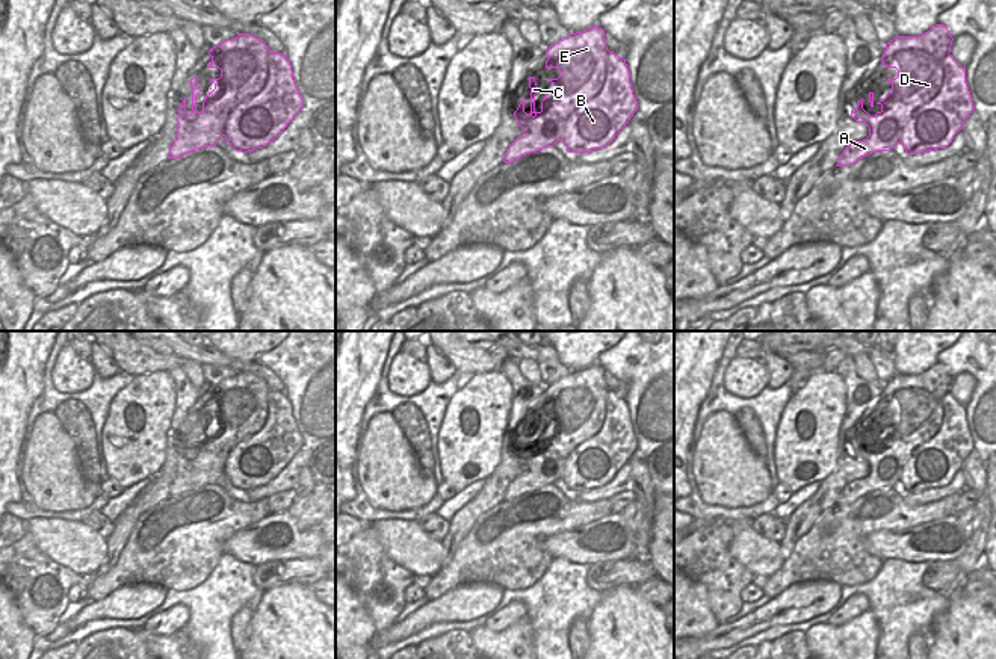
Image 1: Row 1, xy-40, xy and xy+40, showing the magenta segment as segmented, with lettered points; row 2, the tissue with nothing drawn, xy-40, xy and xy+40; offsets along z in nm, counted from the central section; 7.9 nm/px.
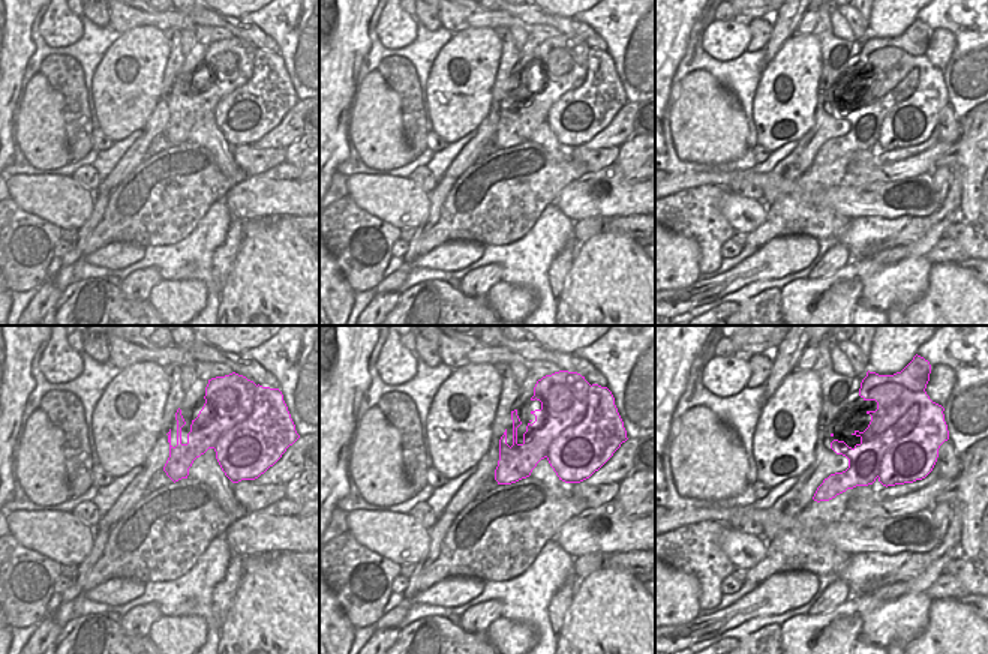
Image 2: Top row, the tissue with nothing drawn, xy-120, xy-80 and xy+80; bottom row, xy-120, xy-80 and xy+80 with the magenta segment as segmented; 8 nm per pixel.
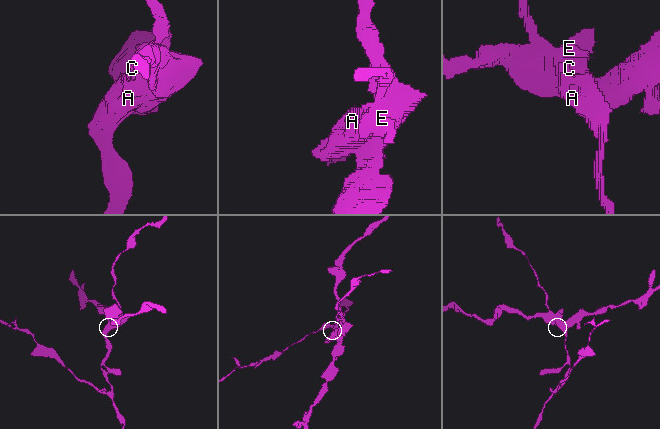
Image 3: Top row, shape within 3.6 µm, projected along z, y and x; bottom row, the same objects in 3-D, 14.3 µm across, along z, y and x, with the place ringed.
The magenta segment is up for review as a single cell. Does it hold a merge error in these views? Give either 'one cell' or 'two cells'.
two cells

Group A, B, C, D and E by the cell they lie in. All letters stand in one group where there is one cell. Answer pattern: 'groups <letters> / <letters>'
groups A C D E / B

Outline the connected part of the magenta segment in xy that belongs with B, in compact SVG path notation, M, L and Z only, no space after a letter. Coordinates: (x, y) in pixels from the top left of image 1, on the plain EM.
M608 393L603 429L582 443L565 461L564 484L568 491L589 491L608 485L638 449L626 398Z

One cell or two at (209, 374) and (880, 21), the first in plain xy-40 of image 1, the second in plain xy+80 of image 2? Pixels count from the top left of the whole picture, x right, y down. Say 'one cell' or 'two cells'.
two cells

